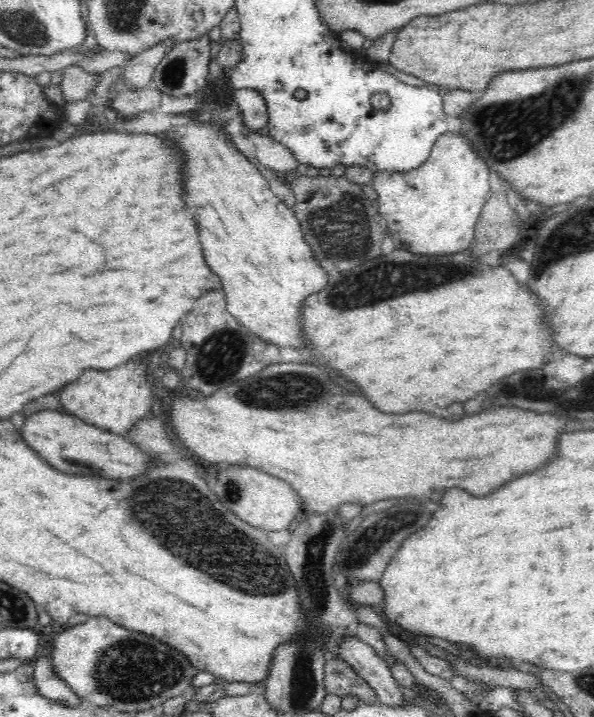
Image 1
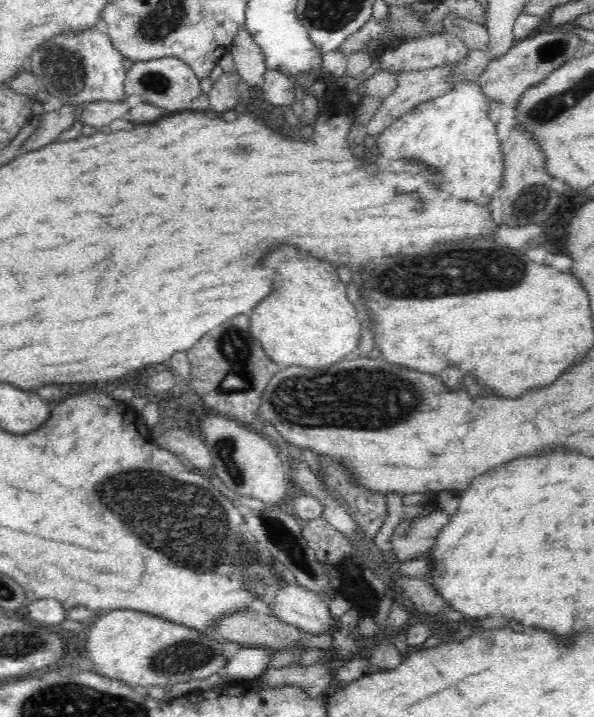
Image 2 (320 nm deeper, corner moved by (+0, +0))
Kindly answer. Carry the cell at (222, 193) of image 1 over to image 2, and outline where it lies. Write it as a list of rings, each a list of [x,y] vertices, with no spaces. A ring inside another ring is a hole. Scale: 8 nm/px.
[[[280,246],[262,264],[276,268],[276,282],[266,302],[254,308],[250,330],[270,360],[282,368],[326,368],[356,350],[363,316],[346,298],[346,284],[328,262],[314,260],[310,254],[302,254],[300,260],[294,246]]]

